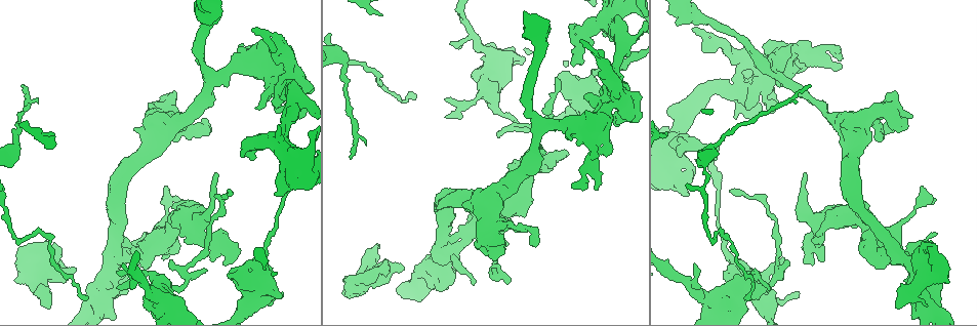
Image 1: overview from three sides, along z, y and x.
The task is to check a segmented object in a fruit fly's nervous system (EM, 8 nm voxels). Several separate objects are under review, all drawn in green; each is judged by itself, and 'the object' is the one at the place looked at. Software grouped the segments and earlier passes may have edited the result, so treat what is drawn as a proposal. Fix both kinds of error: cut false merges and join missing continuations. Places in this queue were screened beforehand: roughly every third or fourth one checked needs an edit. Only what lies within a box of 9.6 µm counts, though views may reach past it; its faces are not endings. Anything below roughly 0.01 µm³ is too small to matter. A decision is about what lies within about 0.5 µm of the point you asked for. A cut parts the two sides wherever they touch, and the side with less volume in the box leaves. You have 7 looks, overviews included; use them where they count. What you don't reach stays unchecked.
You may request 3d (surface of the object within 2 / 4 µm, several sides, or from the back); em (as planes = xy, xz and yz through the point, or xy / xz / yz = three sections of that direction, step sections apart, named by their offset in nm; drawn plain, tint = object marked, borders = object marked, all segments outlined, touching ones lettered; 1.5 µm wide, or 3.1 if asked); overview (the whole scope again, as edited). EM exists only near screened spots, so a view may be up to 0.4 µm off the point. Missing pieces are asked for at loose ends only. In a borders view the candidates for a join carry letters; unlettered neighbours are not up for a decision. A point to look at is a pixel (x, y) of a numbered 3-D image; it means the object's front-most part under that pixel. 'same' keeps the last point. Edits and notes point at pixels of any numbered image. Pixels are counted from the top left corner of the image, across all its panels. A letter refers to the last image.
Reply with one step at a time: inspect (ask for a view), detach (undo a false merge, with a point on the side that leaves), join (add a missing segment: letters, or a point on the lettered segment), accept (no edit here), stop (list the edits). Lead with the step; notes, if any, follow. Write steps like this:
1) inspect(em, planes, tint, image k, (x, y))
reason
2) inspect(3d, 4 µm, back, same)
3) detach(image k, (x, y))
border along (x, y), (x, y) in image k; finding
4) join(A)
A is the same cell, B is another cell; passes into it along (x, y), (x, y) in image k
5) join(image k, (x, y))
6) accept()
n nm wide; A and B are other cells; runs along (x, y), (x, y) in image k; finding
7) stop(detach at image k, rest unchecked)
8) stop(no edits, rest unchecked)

inspect(em, yz, step 8, borders, image 1, (594, 138))
abrupt turn

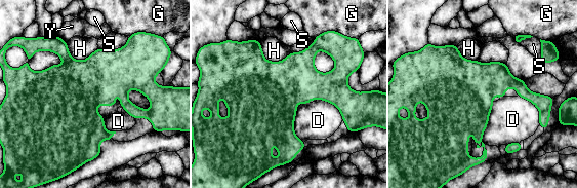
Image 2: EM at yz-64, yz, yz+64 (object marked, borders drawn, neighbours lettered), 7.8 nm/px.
accept()
D, G, H, S and Y are other cells; border along (494, 102), (483, 134), (484, 144) in image 2; one neuron here

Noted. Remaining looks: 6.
inspect(em, 3.1 µm, xz, step 8, plain, image 1, (796, 292))
an open end

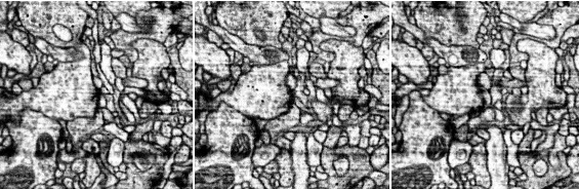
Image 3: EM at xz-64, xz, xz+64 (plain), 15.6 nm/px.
inspect(em, 3.1 µm, xz, step 8, borders, same)

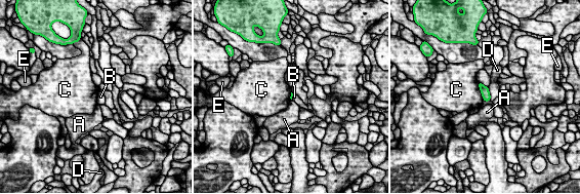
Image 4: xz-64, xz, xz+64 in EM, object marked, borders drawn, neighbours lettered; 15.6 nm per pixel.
accept()
A, B, C, D and E are other cells; border along (478, 82), (484, 100) in image 4; no lettered segment goes on from it

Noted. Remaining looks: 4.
inspect(3d, 2 µm, image 1, (21, 85))
branch stops here

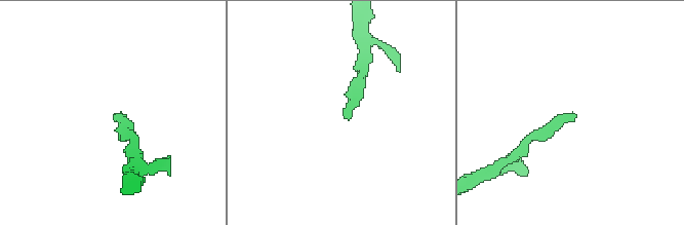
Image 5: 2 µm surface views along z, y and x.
inspect(em, planes, borders, image 5, (118, 115))
now the EM

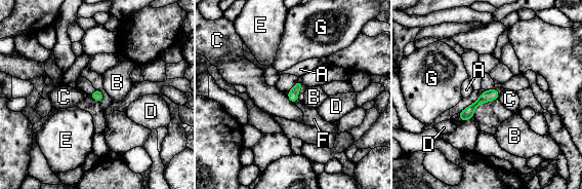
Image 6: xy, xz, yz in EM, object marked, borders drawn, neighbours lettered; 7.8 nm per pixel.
join(F)
80 nm wide; F is the same cell, A, B, C, D, E and G are other cells; passes into it along (292, 93), (296, 101), (310, 116) in image 6; it goes on there

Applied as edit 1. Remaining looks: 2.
stop(join at image 6, rest unchecked)

